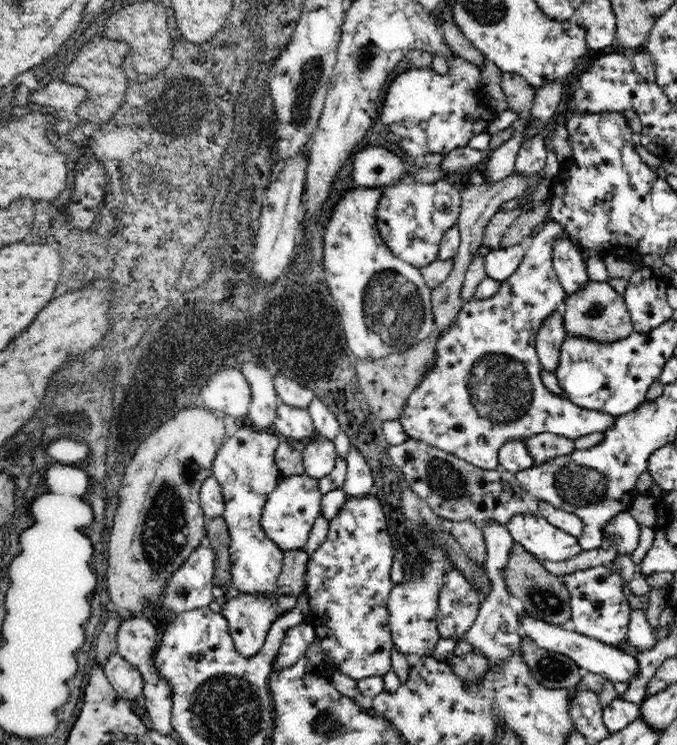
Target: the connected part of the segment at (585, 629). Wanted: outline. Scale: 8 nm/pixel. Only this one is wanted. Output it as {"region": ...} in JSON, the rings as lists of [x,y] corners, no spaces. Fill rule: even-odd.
{"region":[[[610,564],[576,570],[564,576],[563,582],[570,593],[571,628],[614,647],[627,640],[628,620],[633,609],[622,591],[620,575],[612,571]]]}

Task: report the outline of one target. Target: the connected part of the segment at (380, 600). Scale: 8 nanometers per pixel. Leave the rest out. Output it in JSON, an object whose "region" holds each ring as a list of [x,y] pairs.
{"region":[[[374,492],[358,498],[348,497],[340,513],[329,522],[326,542],[322,542],[322,546],[308,556],[304,580],[310,610],[304,616],[304,622],[314,627],[325,657],[334,662],[342,674],[355,681],[369,676],[384,676],[392,671],[393,644],[387,609],[387,600],[395,585],[390,577],[392,558],[392,538],[386,531],[382,503]]]}

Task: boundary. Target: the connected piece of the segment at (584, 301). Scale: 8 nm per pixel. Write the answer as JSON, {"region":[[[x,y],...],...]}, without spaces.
{"region":[[[588,281],[579,291],[565,297],[561,307],[565,331],[572,336],[581,336],[598,342],[616,342],[632,334],[630,311],[624,297],[608,281]]]}

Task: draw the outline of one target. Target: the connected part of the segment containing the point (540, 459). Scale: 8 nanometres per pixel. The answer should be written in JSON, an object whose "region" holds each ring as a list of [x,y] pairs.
{"region":[[[552,432],[536,434],[526,439],[525,442],[529,455],[537,464],[551,461],[552,458],[570,454],[575,450],[574,442],[570,438]]]}

